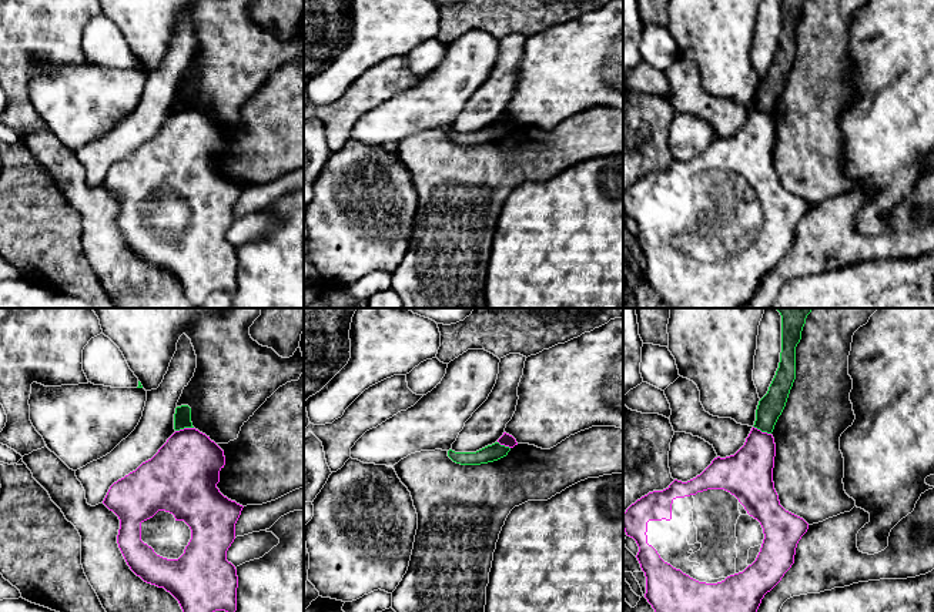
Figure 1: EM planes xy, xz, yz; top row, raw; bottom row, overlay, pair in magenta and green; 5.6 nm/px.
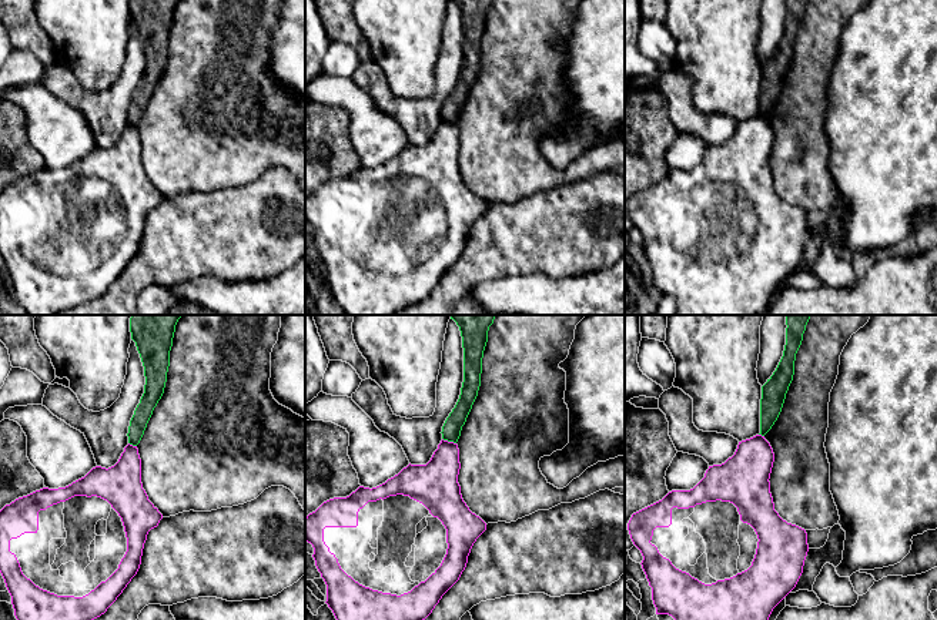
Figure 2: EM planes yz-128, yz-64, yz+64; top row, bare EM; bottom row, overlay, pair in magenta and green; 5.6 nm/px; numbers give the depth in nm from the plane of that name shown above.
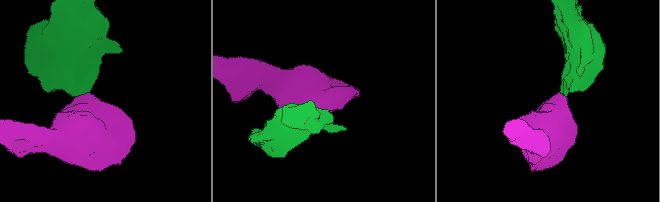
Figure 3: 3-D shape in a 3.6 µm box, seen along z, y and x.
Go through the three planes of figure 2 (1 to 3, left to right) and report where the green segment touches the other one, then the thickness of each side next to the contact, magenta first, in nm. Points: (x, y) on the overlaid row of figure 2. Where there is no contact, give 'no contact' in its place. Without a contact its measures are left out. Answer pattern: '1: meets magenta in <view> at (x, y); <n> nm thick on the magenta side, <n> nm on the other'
1: meets magenta in yz-128 at (131, 445); 240 nm thick on the magenta side, 100 nm on the other
2: meets magenta in yz-64 at (449, 442); 260 nm thick on the magenta side, 110 nm on the other
3: meets magenta in yz+64 at (760, 435); 280 nm thick on the magenta side, 140 nm on the other

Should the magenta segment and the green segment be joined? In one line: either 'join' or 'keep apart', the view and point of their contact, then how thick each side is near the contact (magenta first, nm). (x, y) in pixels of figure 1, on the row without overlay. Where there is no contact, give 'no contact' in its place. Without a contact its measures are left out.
keep apart; contact xy (184, 109); calibres 380 and 100 nm

